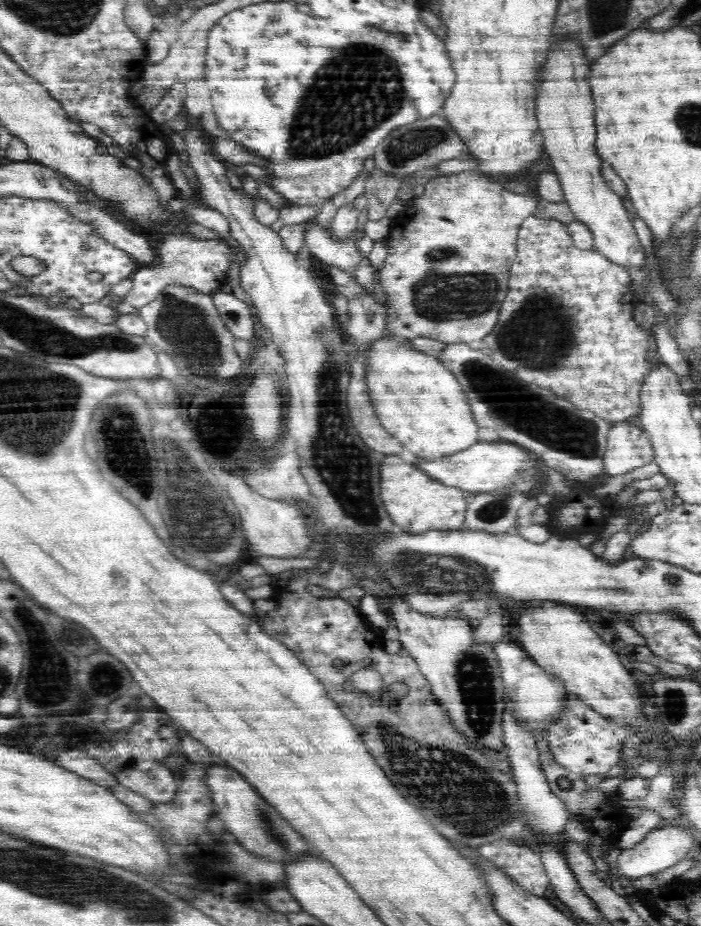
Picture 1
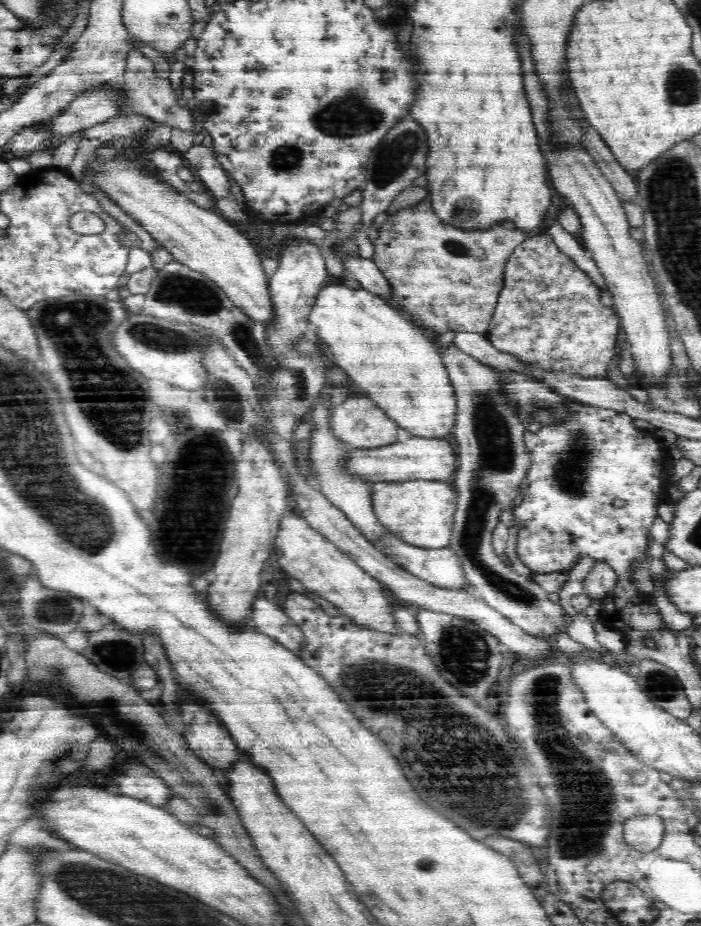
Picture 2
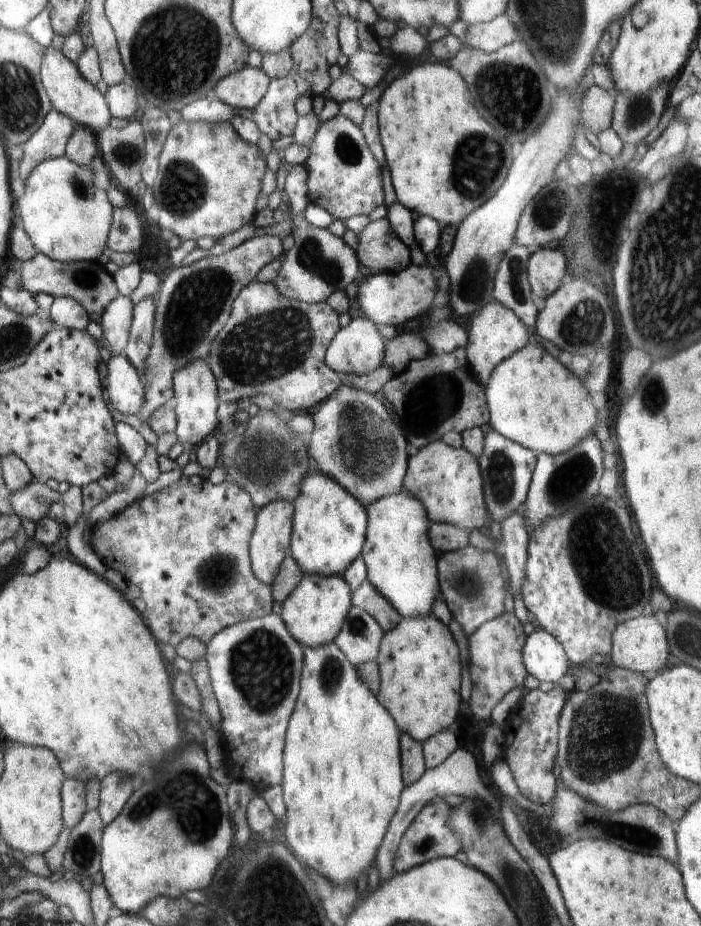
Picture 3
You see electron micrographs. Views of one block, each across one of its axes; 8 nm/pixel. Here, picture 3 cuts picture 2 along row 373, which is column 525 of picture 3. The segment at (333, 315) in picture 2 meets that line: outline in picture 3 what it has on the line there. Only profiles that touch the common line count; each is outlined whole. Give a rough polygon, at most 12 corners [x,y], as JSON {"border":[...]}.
{"border":[[540,344],[484,386],[489,427],[536,454],[592,432],[580,378]]}

